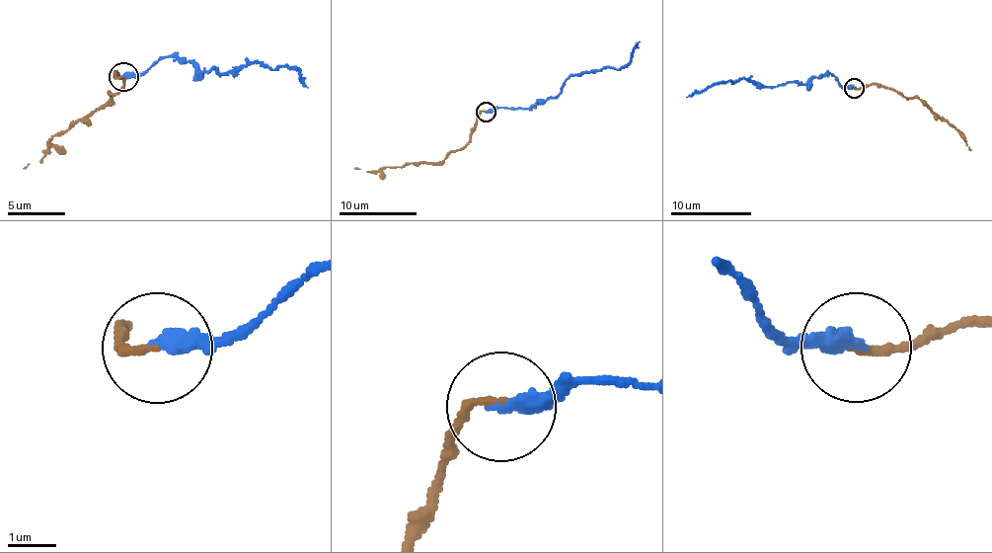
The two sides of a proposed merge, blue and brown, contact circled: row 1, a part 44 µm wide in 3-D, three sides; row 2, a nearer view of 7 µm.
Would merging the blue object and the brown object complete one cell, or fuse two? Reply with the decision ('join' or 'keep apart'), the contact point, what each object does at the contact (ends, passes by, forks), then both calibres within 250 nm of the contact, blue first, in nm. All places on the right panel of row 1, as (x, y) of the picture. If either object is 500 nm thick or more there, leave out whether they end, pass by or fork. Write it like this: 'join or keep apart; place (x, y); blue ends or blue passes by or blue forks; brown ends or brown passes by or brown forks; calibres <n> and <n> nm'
join; place (854, 88); blue ends; brown ends; calibres 320 and 150 nm

